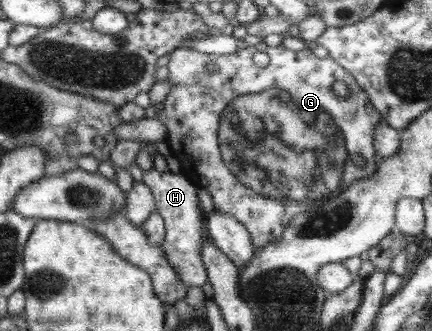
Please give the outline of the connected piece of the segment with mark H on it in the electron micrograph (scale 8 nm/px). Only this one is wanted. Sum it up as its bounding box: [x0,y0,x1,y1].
[143,168,208,287]

